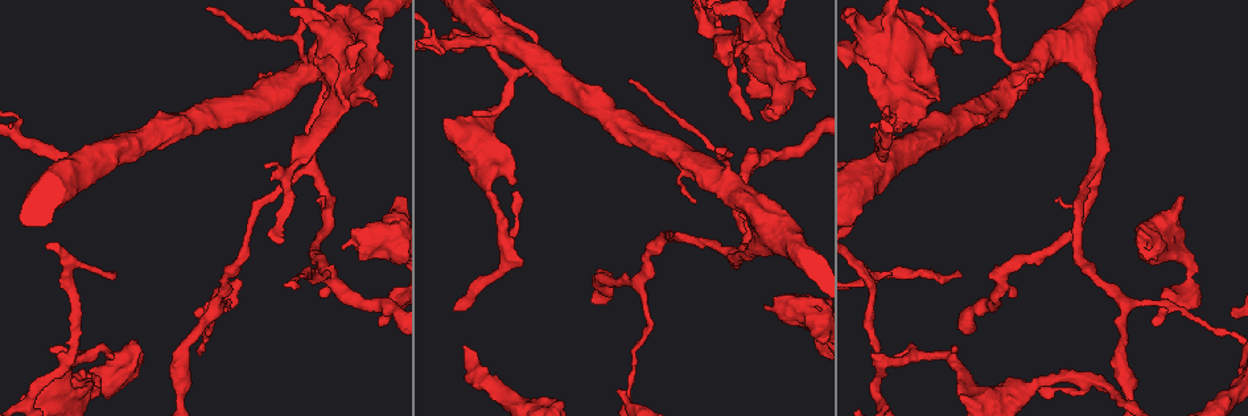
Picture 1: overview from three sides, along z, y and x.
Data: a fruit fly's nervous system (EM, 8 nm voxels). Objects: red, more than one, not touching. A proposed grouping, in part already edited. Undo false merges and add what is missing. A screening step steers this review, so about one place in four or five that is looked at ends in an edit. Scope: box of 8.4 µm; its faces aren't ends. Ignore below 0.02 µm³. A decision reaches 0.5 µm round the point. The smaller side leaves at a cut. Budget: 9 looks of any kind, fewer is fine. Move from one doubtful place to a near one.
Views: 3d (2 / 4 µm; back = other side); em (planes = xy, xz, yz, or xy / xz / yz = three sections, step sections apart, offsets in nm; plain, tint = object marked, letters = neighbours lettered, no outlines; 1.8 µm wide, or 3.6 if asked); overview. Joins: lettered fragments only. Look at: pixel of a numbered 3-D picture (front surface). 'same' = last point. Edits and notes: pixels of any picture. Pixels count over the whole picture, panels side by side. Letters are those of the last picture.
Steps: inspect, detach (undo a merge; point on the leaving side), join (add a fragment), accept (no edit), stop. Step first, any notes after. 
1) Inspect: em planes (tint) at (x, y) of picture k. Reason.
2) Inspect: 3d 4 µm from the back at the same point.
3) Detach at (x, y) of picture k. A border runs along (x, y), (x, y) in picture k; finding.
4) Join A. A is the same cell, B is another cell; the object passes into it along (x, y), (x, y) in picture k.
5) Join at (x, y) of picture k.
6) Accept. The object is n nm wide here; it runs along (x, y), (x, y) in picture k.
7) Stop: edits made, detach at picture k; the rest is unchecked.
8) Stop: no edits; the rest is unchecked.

Inspect: 3d 4 µm from the back at (383, 319) of picture 1. An open end.

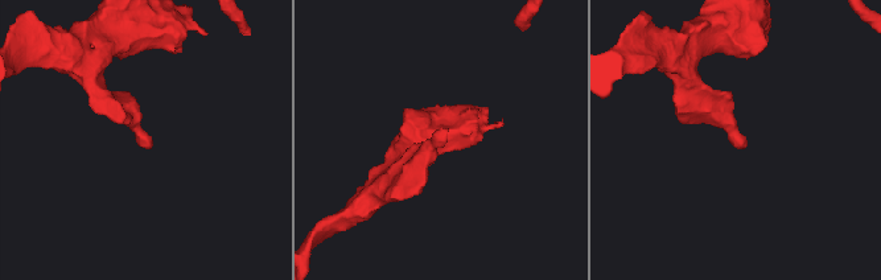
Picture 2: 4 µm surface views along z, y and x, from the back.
Inspect: em planes (letters) at (148, 143) of picture 2.

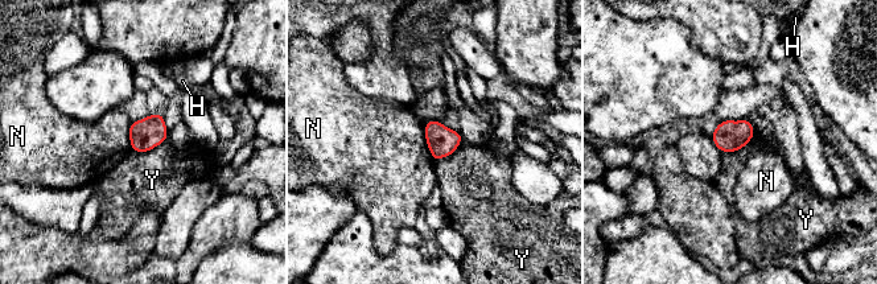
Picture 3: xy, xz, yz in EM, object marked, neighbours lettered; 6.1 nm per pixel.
Accept. H, N and Y are other cells; a border runs along (423, 124), (425, 143), (433, 160) in picture 3; no lettered fragment goes on from it.

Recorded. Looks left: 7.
Inspect: em 3.6 µm planes (letters) at (1138, 230) of picture 1. Branch stops here.

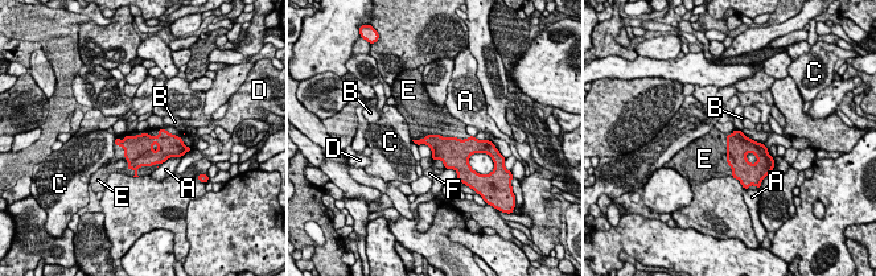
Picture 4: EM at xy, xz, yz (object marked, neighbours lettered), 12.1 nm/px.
Join at (430, 119) of picture 4. The object is 280 nm wide here; E is the same cell, A, B, C, D and F are other cells; it goes on there.

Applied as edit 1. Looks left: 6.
Inspect: em planes (letters) at (764, 118) of picture 1. Free end.

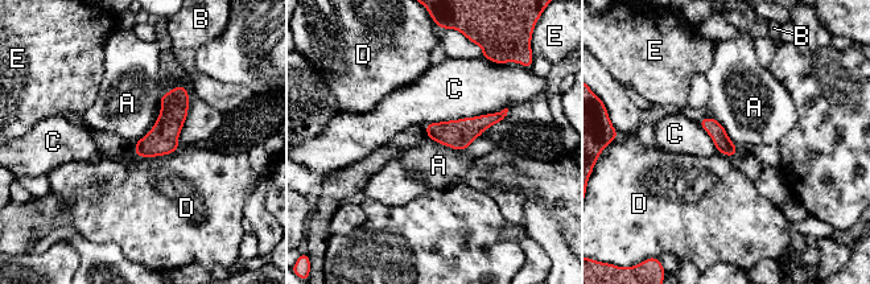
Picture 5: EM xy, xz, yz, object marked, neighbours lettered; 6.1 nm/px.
Accept. A, B, C, D and E are other cells; it runs along (502, 114), (462, 132), (431, 135) in picture 5; no lettered fragment goes on from it.

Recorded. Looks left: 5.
Inspect: em planes (letters) at (888, 272) of picture 1.

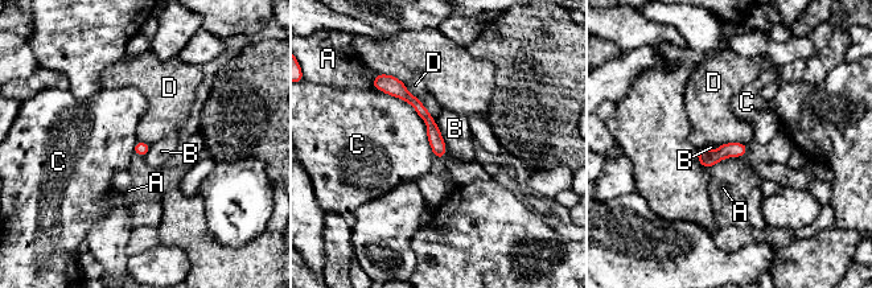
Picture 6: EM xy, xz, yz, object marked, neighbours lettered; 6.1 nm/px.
Accept. A, B, C and D are other cells; it runs along (389, 85), (428, 119), (440, 153) in picture 6; none of them fits.

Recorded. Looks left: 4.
Stop: edits made, join at picture 4; the rest is unchecked.

